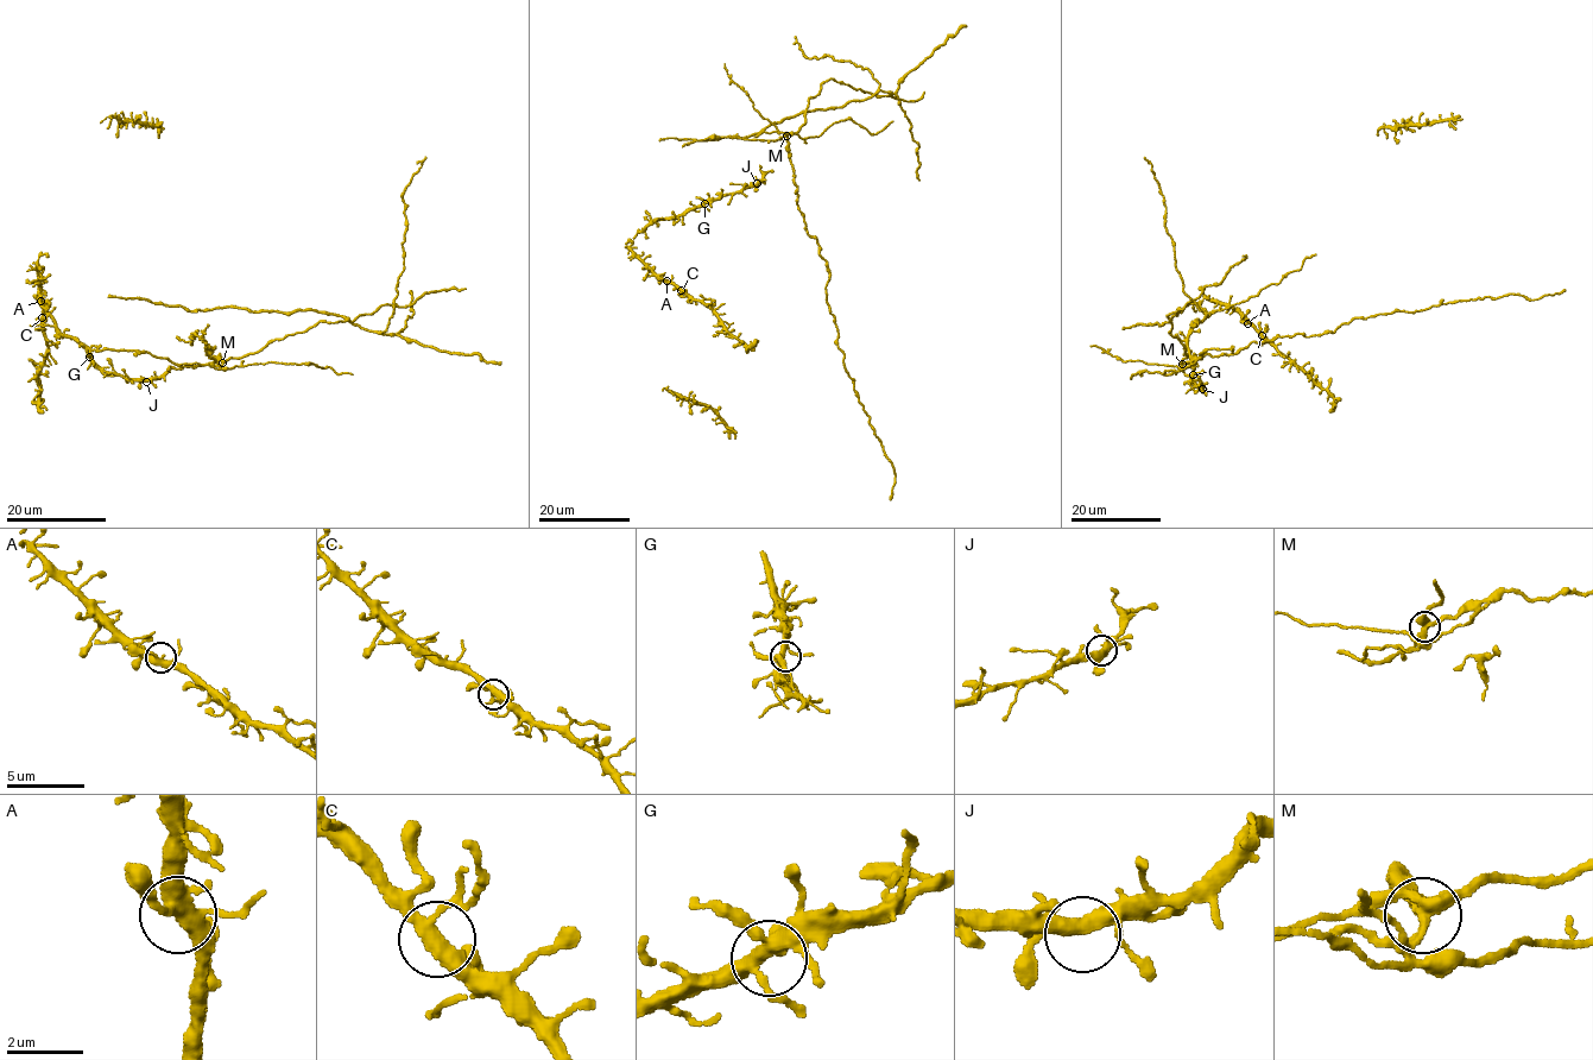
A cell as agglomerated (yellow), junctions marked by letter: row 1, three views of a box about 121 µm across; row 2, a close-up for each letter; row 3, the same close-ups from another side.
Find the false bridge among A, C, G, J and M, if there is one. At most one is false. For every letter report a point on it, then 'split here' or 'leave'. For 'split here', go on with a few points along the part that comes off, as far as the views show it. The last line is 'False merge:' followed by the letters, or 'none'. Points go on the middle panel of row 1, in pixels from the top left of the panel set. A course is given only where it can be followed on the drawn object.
A: at (667, 281); leave
C: at (681, 290); leave
G: at (705, 203); leave
J: at (757, 183); leave
M: at (786, 136); split here; foreign part runs (786, 136), (798, 209), (829, 273), (826, 295), (836, 345), (892, 464), (891, 499)
False merge: M

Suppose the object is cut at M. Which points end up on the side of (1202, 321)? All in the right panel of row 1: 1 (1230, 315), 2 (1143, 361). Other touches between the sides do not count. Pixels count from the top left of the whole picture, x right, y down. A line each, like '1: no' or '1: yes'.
1: yes
2: no

